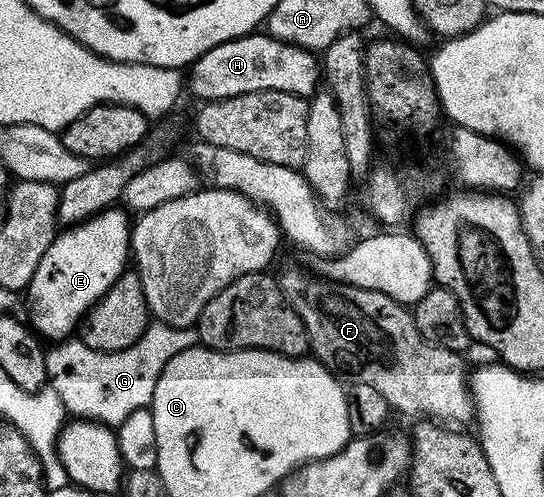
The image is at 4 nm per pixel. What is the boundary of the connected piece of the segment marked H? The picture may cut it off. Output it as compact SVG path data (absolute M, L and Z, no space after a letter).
M252 31L245 37L213 47L191 62L189 72L185 77L186 88L203 103L266 89L310 99L321 85L321 61L312 50L278 41L263 31Z

